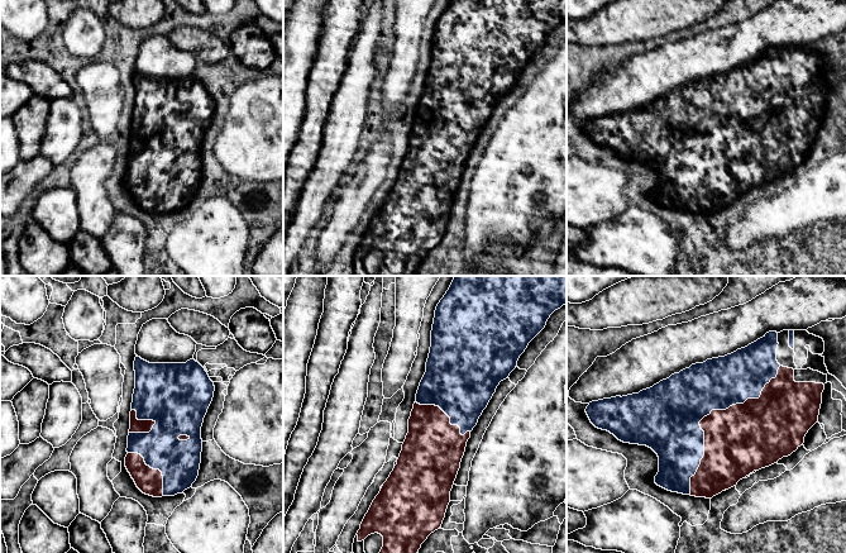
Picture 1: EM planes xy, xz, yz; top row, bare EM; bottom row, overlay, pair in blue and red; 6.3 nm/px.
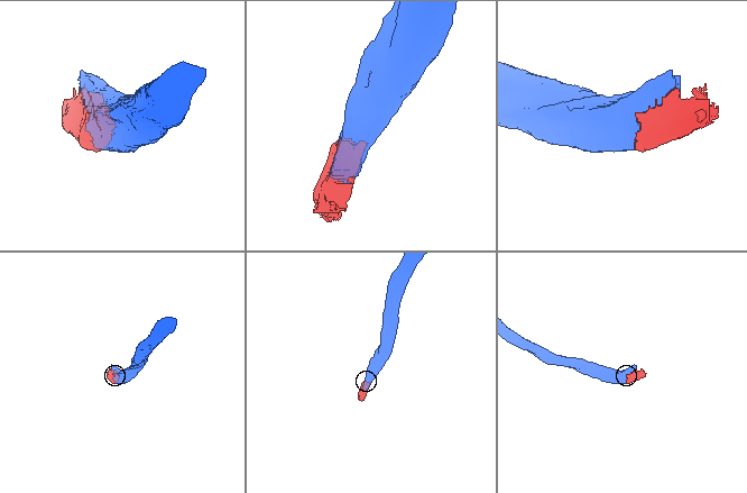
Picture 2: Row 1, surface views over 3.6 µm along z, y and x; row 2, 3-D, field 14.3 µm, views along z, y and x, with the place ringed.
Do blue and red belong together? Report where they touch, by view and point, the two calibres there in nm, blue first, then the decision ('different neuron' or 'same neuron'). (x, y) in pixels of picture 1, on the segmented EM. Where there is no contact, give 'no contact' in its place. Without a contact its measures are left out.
contact yz (708, 414); calibres 400 and 440 nm; same neuron

